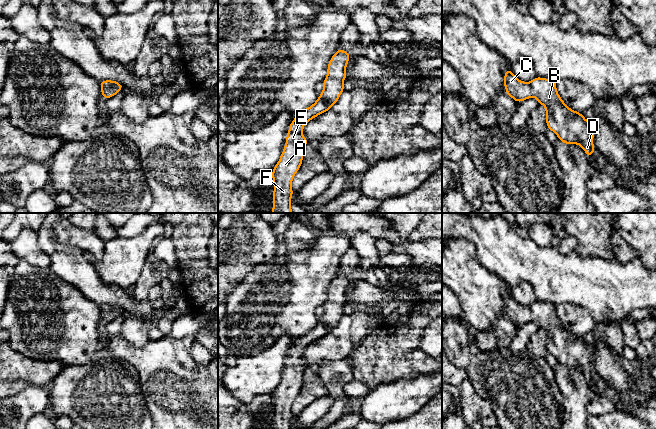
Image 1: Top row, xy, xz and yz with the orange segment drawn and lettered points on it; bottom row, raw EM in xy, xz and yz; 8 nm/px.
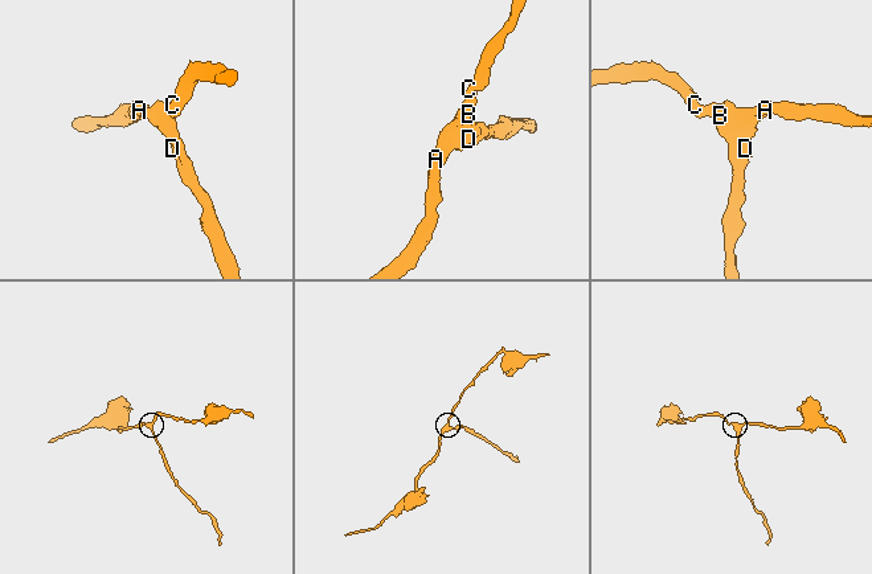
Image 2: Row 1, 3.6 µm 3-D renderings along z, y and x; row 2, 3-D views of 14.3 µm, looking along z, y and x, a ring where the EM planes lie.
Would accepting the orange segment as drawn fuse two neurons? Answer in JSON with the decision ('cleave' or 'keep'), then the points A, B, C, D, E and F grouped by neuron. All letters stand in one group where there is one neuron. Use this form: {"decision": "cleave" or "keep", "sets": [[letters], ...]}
{"decision": "keep", "sets": [["A", "B", "C", "D", "E", "F"]]}

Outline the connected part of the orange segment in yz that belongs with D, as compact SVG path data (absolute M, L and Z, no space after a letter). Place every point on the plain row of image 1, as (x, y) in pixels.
M511 292L504 298L506 317L516 326L535 321L546 333L546 348L565 368L579 368L590 381L594 377L594 347L570 333L559 320L556 304L536 301L532 305L518 304Z

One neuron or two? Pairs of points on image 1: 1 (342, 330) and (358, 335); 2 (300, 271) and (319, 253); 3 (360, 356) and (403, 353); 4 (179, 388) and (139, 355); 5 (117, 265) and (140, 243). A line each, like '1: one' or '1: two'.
1: two
2: one
3: one
4: one
5: one

